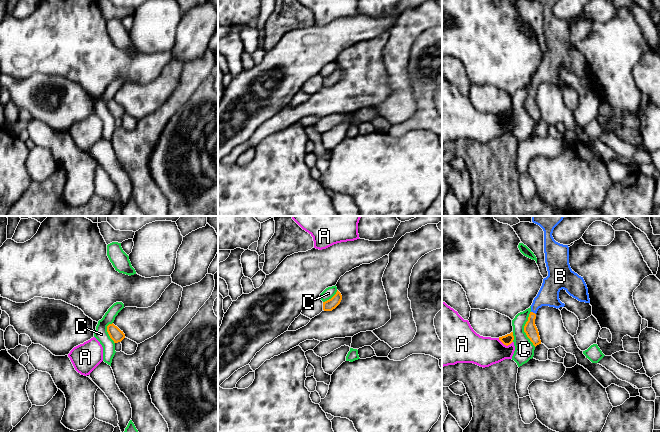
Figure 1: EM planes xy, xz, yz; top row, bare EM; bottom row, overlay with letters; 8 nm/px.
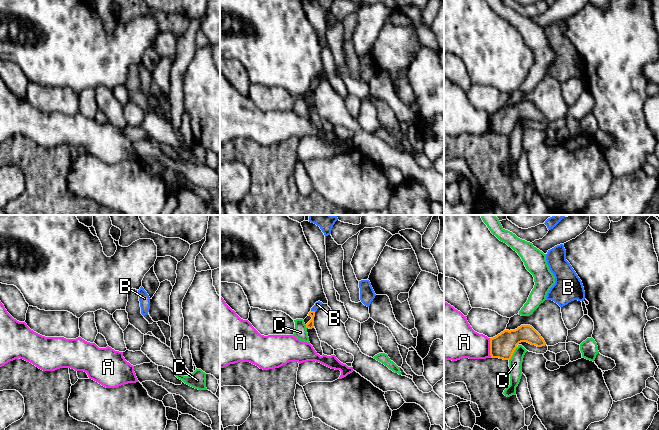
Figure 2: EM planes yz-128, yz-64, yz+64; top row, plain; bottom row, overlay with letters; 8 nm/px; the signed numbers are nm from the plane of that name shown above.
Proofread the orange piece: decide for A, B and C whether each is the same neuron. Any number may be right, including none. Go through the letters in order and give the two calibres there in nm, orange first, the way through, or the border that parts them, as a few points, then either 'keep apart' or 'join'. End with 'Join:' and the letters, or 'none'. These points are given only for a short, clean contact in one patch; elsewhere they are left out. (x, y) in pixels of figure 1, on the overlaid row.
A: 80/240 nm | keep apart
B: 100/170 nm | across yz (530, 329), (532, 312), (548, 295) | join
C: 100/160 nm | along yz (530, 311), (524, 326), (524, 332), (535, 346) | keep apart
Join: B

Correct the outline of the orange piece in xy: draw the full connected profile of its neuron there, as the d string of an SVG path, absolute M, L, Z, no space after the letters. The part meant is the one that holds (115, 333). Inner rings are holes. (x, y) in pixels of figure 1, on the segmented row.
M113 323L107 326L107 332L114 343L121 342L125 338L125 334Z

